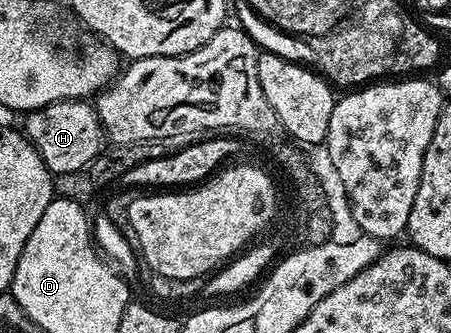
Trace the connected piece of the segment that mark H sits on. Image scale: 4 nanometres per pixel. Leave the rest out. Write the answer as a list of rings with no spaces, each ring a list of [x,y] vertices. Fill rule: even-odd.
[[[90,101],[54,102],[40,110],[26,111],[22,118],[21,133],[37,148],[52,175],[83,170],[104,153],[103,125]]]

